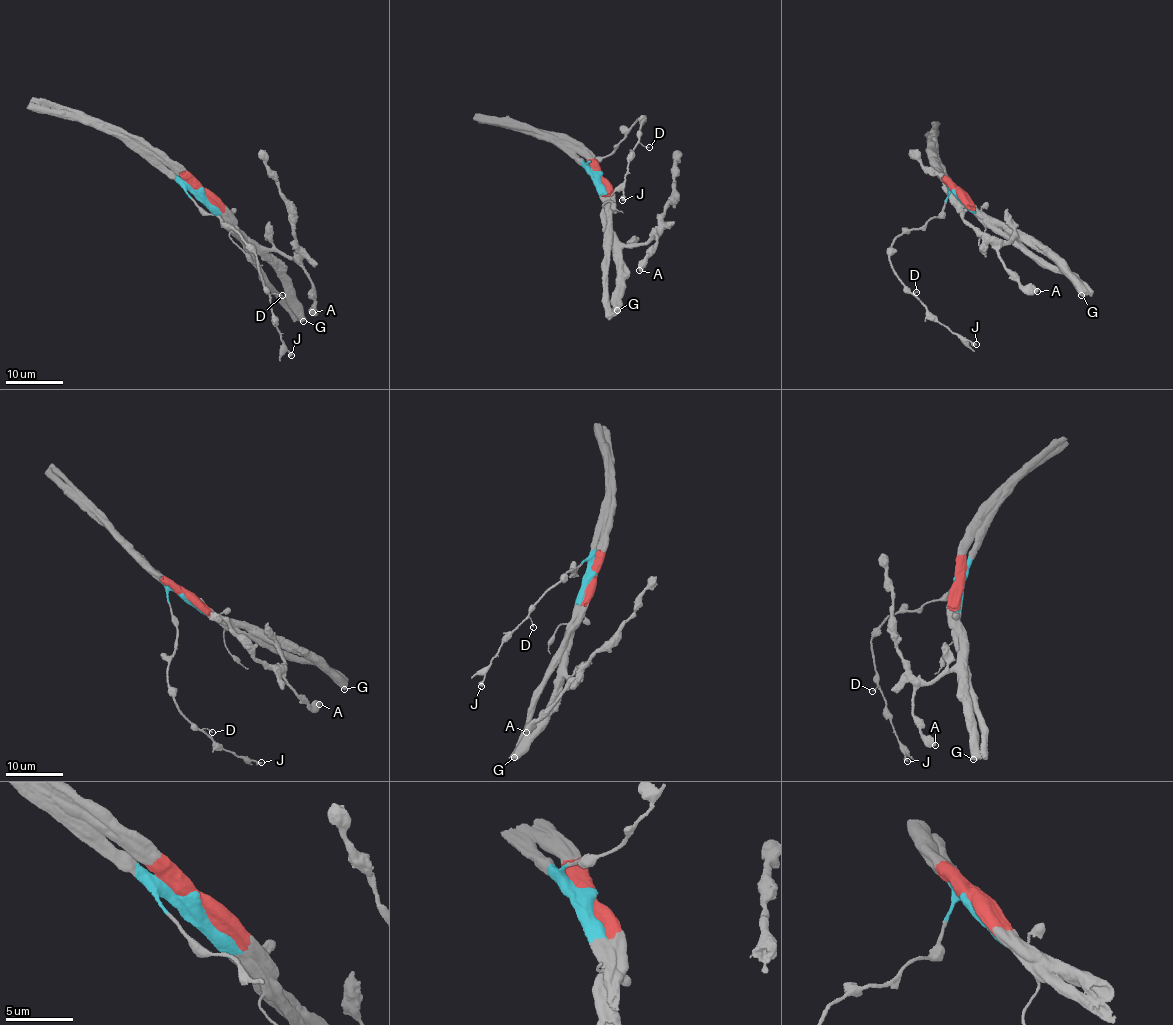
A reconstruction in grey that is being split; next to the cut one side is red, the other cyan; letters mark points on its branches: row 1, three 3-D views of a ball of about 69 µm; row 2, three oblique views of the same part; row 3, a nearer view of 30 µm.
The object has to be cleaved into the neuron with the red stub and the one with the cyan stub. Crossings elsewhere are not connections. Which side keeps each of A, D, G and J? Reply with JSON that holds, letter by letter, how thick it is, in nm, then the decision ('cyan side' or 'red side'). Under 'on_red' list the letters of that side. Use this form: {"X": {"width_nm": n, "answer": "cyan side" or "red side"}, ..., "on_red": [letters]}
{"A": {"width_nm": 600, "answer": "red side"}, "D": {"width_nm": 100, "answer": "cyan side"}, "G": {"width_nm": 550, "answer": "red side"}, "J": {"width_nm": 360, "answer": "cyan side"}, "on_red": ["A", "G"]}

